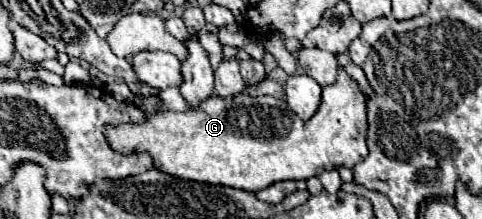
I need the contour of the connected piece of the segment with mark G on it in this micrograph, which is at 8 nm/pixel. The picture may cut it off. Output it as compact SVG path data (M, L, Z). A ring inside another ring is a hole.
M339 69L337 81L323 87L319 109L309 121L301 121L283 99L241 93L231 99L213 95L199 109L185 113L157 111L139 125L107 125L105 135L109 145L119 153L149 151L155 167L163 173L257 193L277 181L307 181L325 169L353 167L363 161L367 157L365 101L367 97L357 81Z

